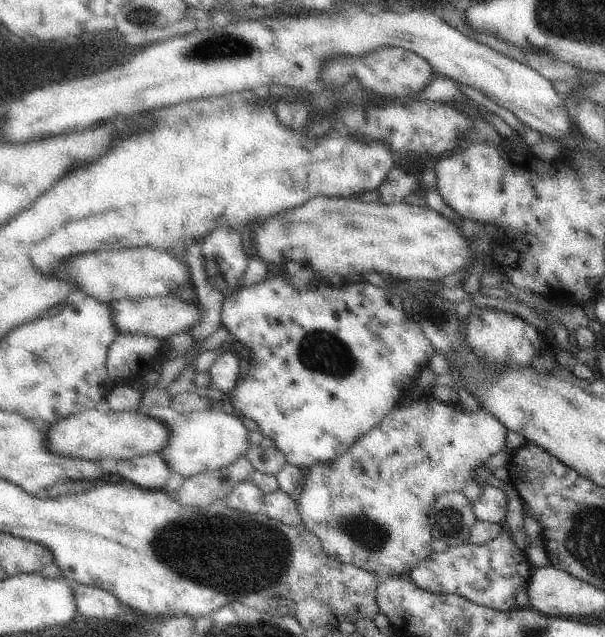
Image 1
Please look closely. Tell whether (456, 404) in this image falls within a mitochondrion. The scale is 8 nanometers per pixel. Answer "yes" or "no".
no

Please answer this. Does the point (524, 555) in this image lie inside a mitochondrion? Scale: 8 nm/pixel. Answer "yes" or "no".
no

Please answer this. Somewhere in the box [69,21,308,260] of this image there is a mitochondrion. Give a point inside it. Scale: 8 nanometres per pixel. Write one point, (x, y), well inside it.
(210, 49)

